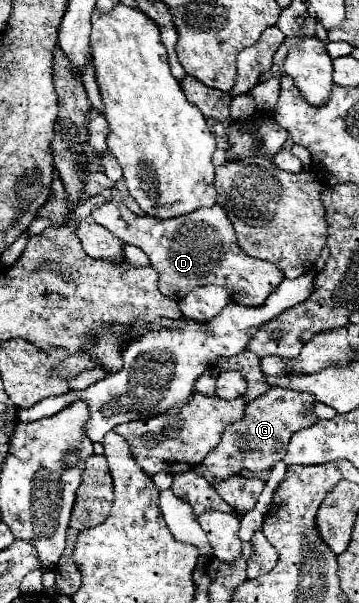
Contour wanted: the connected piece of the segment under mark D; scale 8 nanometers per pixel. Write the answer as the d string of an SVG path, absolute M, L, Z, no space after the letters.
M104 201L102 205L92 209L92 219L96 223L100 223L102 227L106 227L108 231L112 231L120 241L140 247L148 255L150 265L158 271L158 289L160 289L160 293L164 293L166 297L176 299L176 301L184 299L184 295L188 295L198 285L214 283L214 285L224 287L230 293L230 299L234 303L258 307L258 305L262 305L266 301L266 297L274 291L274 287L280 285L280 281L284 279L284 275L280 275L280 269L274 263L254 259L254 257L246 255L236 245L234 227L232 227L226 211L220 205L214 205L210 209L196 209L196 211L188 213L188 215L184 215L184 217L152 219L150 215L132 213L122 201Z

